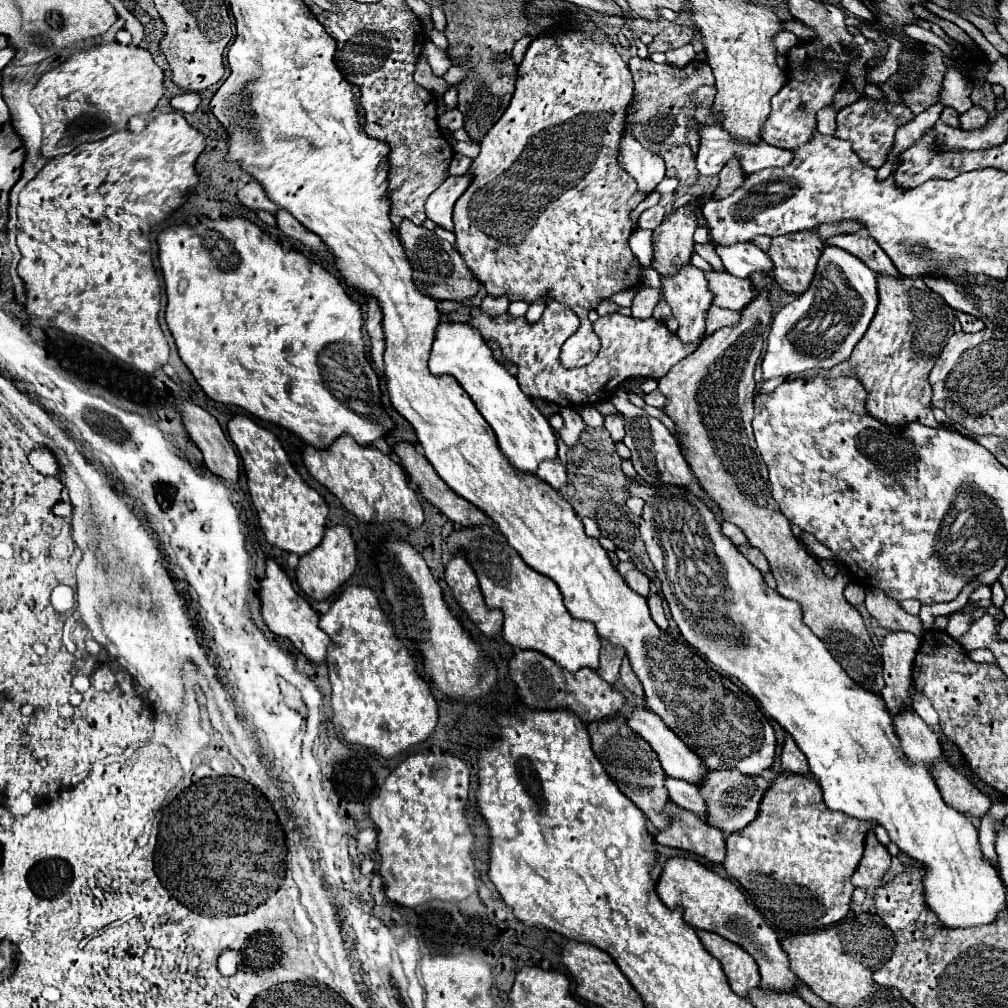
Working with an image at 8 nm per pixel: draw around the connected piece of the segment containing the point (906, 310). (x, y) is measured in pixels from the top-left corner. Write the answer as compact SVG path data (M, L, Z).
M878 274L878 308L864 334L856 344L852 358L834 366L832 370L818 370L820 376L838 378L854 376L860 378L868 390L868 412L892 426L902 426L906 422L922 422L928 426L942 426L936 422L930 410L930 382L928 374L940 350L946 346L948 338L954 334L956 314L954 310L918 278L888 278L888 274Z

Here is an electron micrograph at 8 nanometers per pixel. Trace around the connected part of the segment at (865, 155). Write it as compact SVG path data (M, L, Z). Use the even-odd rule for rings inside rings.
M862 98L858 102L854 102L852 106L844 108L838 112L838 126L836 126L836 132L834 136L840 138L840 140L850 140L852 142L852 148L854 152L870 166L874 168L880 168L892 148L892 142L894 142L894 130L904 124L904 122L910 122L914 116L912 112L902 106L902 104L880 104L872 98Z

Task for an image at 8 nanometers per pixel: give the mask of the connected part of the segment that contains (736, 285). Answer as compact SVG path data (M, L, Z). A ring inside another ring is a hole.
M706 272L708 288L714 294L714 302L720 308L740 312L754 298L754 288L748 278L736 278L728 272Z

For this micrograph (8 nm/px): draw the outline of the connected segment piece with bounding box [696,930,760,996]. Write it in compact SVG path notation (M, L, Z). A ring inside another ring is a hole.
M696 930L696 934L702 940L704 948L714 958L720 960L728 976L728 982L736 994L746 996L750 988L758 986L760 972L758 972L756 960L752 960L752 956L742 946L736 946L734 942L728 942L726 938L720 938L718 934L712 934L712 932Z

